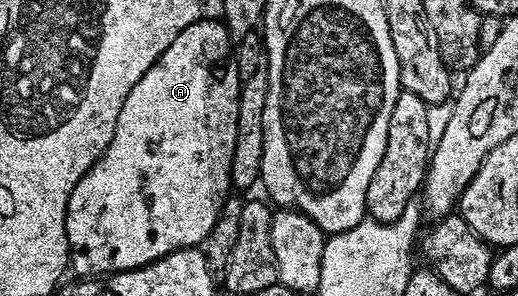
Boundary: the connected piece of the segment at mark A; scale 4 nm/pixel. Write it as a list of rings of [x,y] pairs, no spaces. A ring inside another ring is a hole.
[[[205,16],[202,20],[182,28],[182,32],[178,32],[178,36],[170,40],[170,48],[166,48],[166,52],[162,52],[162,56],[158,56],[156,63],[140,77],[138,84],[130,88],[130,96],[126,96],[116,117],[116,127],[106,152],[102,152],[99,160],[84,173],[82,180],[74,184],[74,192],[70,192],[70,200],[66,208],[66,236],[71,273],[76,273],[76,276],[81,279],[87,280],[93,276],[107,276],[123,270],[142,268],[175,250],[199,247],[210,232],[210,228],[214,228],[214,220],[218,220],[230,190],[230,160],[234,156],[236,143],[236,117],[240,103],[241,83],[236,77],[235,69],[230,68],[228,30],[225,29],[223,21],[213,18]]]

